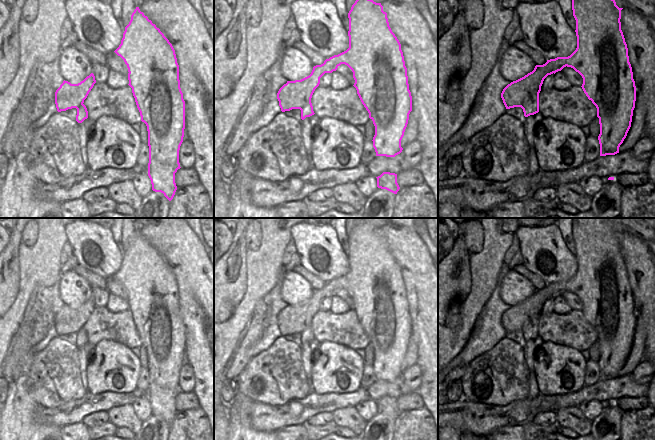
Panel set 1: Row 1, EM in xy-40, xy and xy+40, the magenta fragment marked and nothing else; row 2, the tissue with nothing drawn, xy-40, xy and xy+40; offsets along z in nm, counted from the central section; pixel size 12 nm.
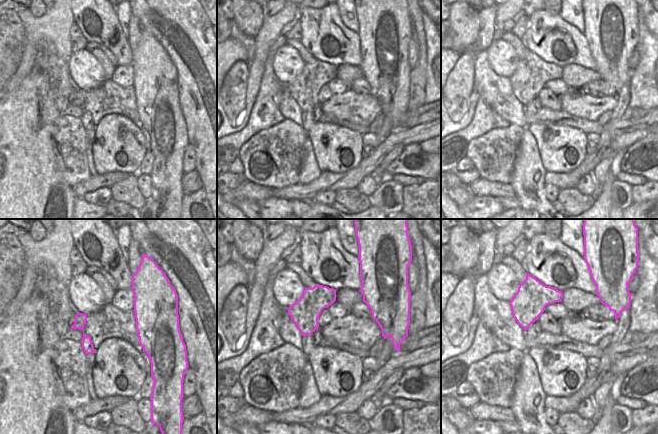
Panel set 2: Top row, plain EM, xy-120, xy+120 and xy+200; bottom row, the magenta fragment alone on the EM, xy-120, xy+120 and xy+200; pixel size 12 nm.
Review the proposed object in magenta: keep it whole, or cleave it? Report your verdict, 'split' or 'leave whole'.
split

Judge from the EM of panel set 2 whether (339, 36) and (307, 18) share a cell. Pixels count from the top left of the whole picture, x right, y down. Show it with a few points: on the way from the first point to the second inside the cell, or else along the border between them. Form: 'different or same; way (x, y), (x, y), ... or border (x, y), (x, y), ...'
same; way (331, 33), (325, 32), (315, 24)

